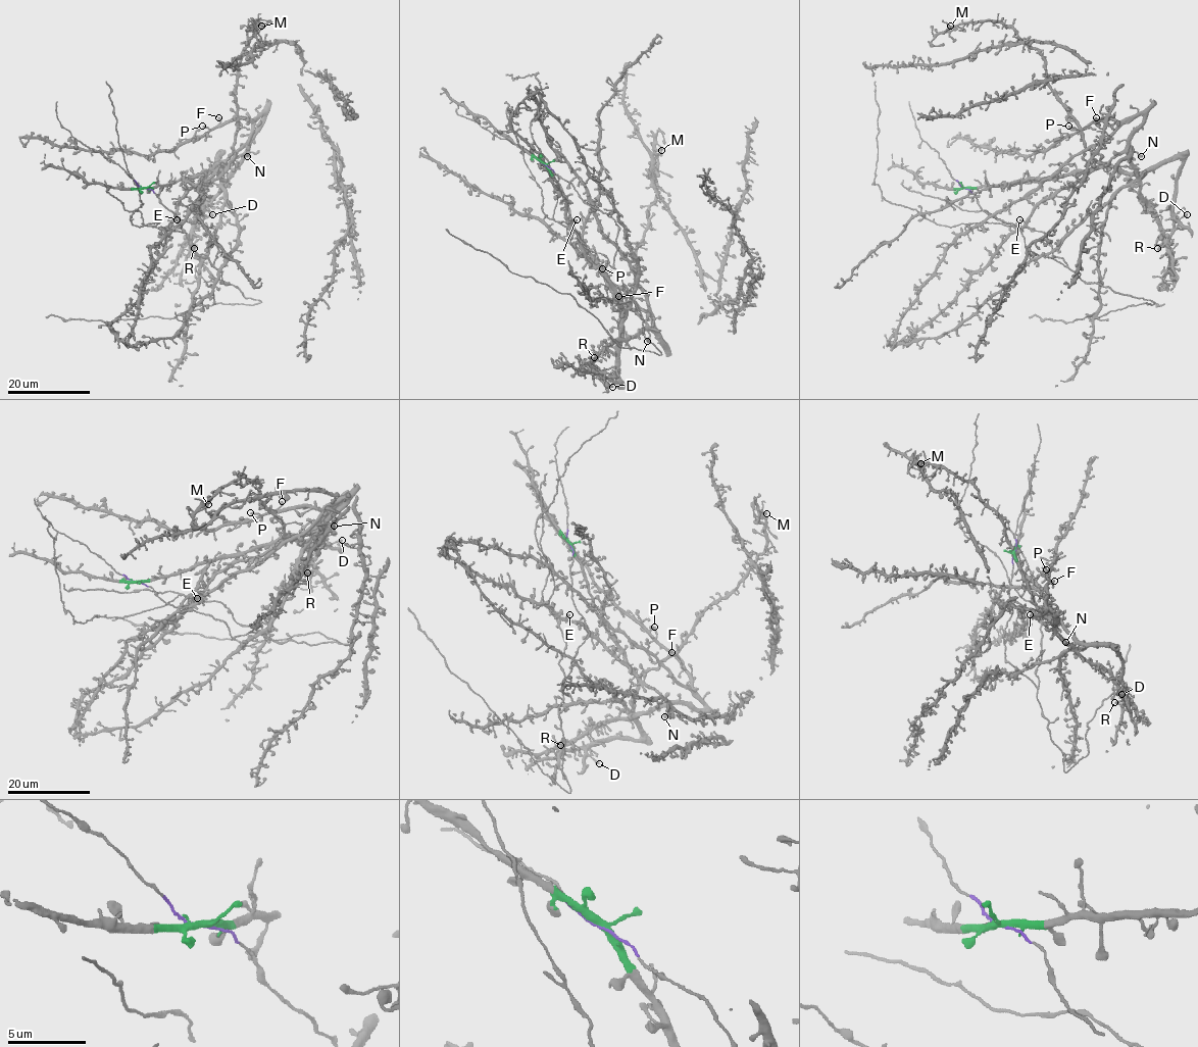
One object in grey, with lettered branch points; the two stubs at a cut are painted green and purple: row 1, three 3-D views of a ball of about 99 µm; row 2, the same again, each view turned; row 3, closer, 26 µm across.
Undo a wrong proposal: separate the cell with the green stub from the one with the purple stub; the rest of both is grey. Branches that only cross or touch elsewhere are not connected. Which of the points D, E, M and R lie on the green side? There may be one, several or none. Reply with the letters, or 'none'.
D, M

